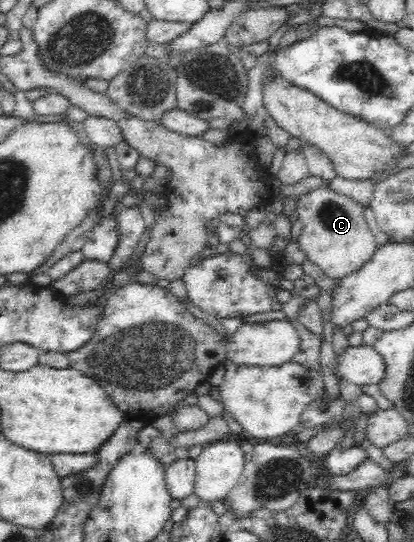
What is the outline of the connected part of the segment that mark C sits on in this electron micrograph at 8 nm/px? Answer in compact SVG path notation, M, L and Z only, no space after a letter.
M327 185L310 190L307 194L299 195L296 199L296 208L299 217L298 222L303 224L301 234L296 238L299 248L305 252L306 259L318 266L329 278L339 280L358 271L377 250L378 245L375 243L375 236L364 218L364 206L348 196L337 194Z

